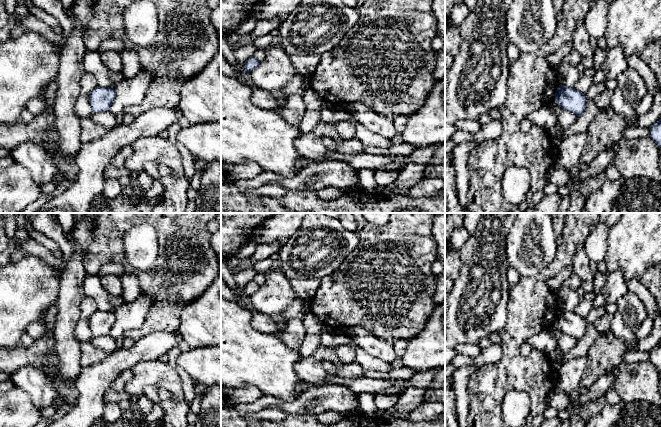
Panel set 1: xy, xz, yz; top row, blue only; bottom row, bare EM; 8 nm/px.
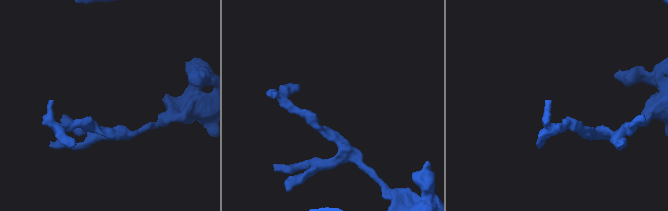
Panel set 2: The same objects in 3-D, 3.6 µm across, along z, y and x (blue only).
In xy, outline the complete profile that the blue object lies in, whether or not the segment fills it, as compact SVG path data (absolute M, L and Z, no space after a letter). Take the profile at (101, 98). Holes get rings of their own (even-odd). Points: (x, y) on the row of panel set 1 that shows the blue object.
M97 86L89 95L89 103L93 113L103 112L110 109L116 93L113 87Z

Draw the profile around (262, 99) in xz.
M253 87L251 101L254 106L261 109L275 110L277 107L276 99L272 93L256 87Z

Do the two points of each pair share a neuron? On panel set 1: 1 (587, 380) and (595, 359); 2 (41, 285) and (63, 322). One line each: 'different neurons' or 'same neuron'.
1: same neuron
2: different neurons

